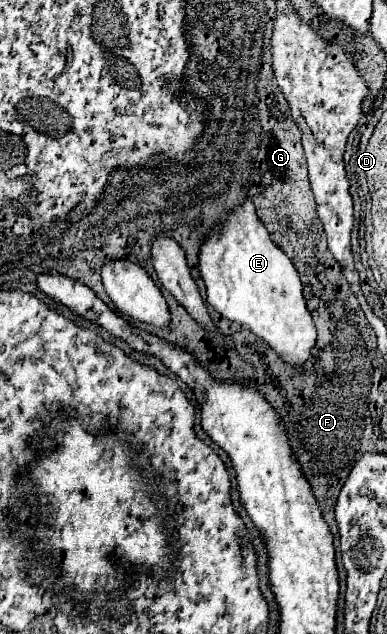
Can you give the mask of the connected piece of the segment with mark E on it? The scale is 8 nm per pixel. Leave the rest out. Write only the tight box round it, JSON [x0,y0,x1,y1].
[200,200,316,370]

